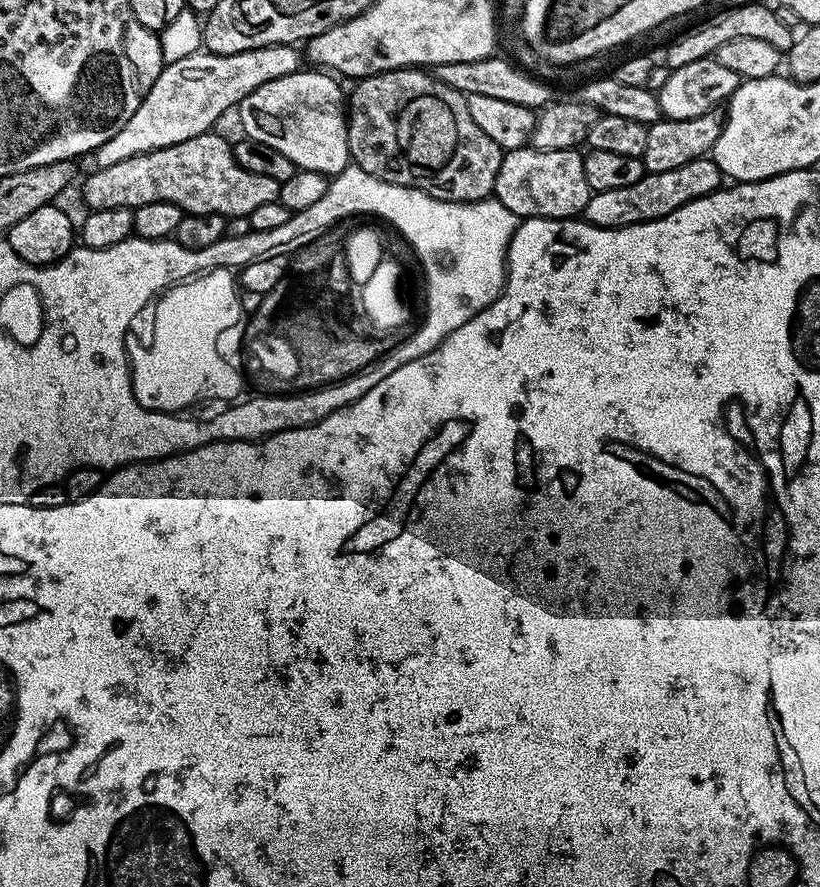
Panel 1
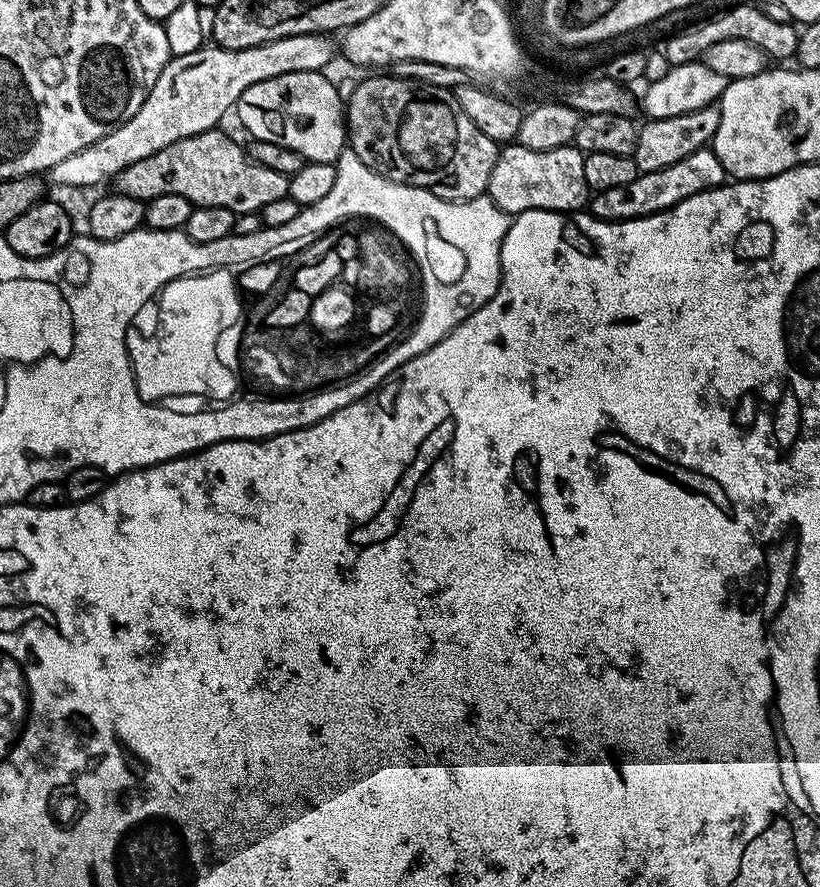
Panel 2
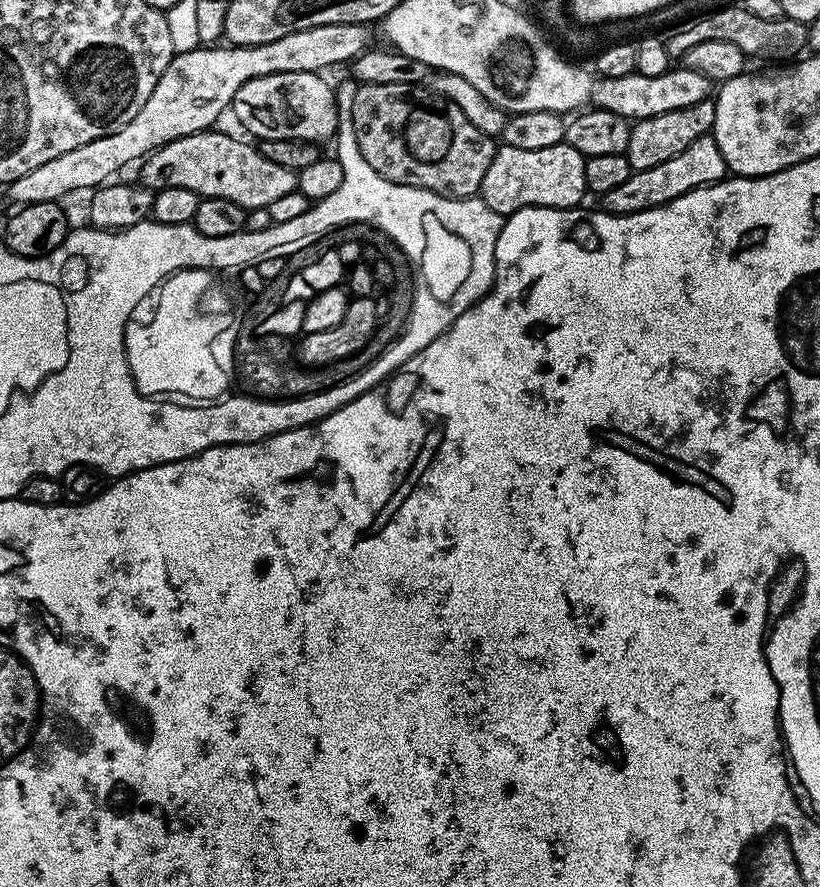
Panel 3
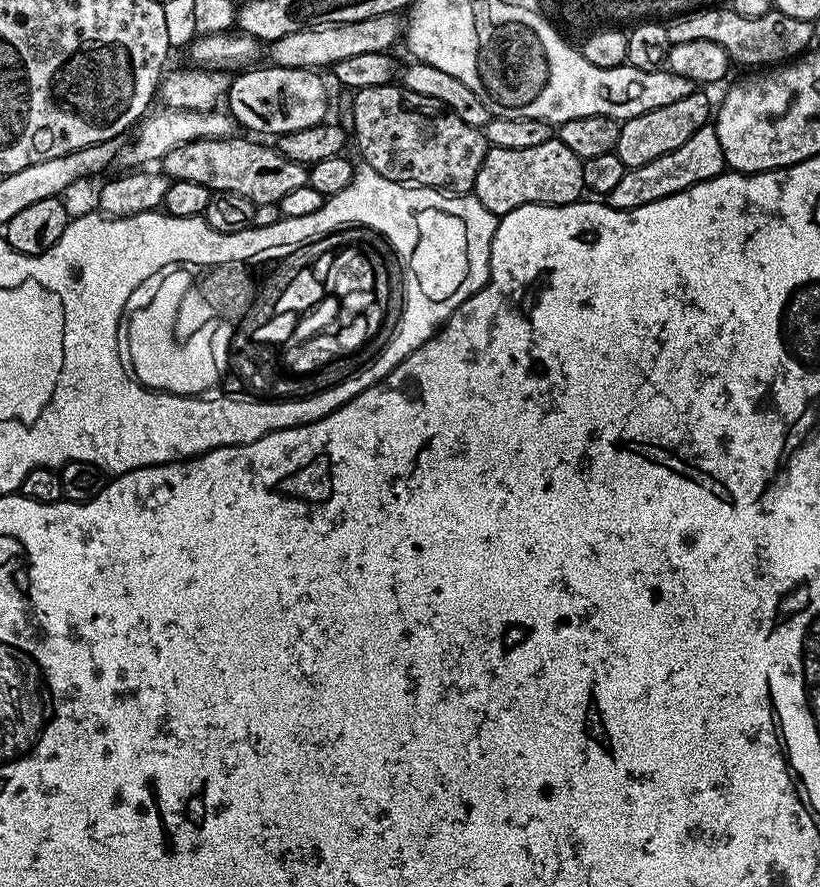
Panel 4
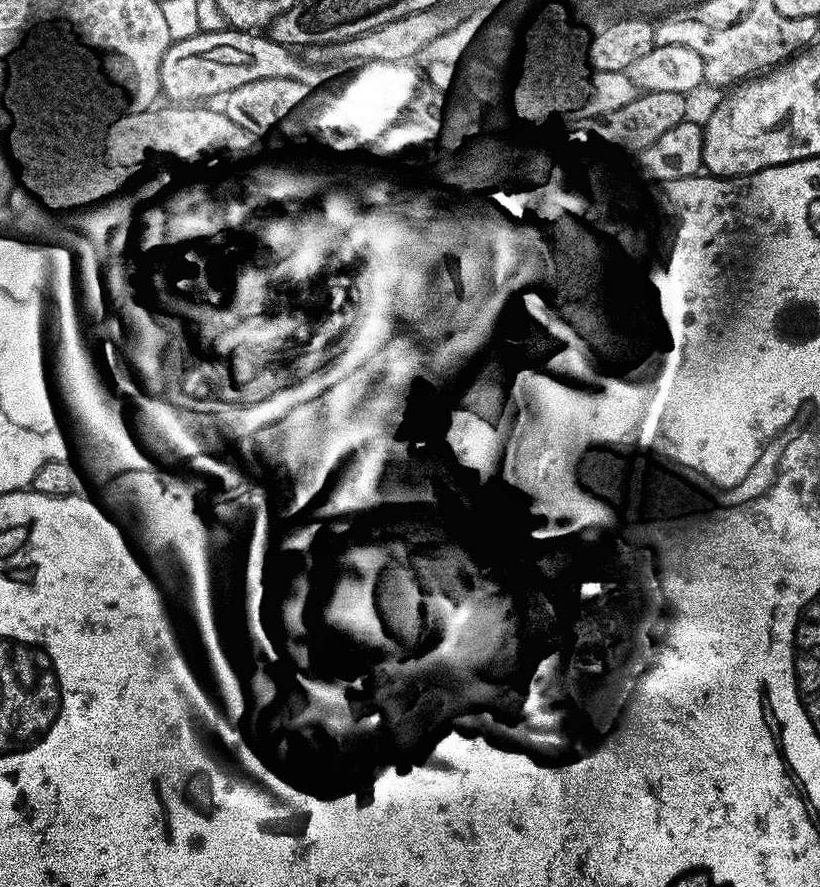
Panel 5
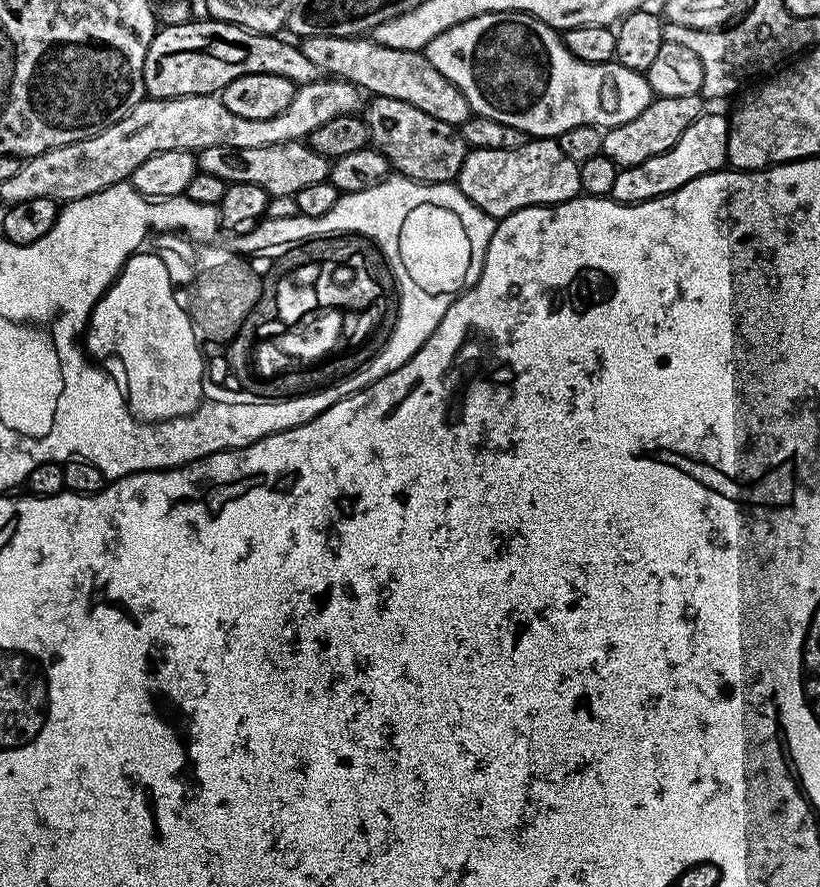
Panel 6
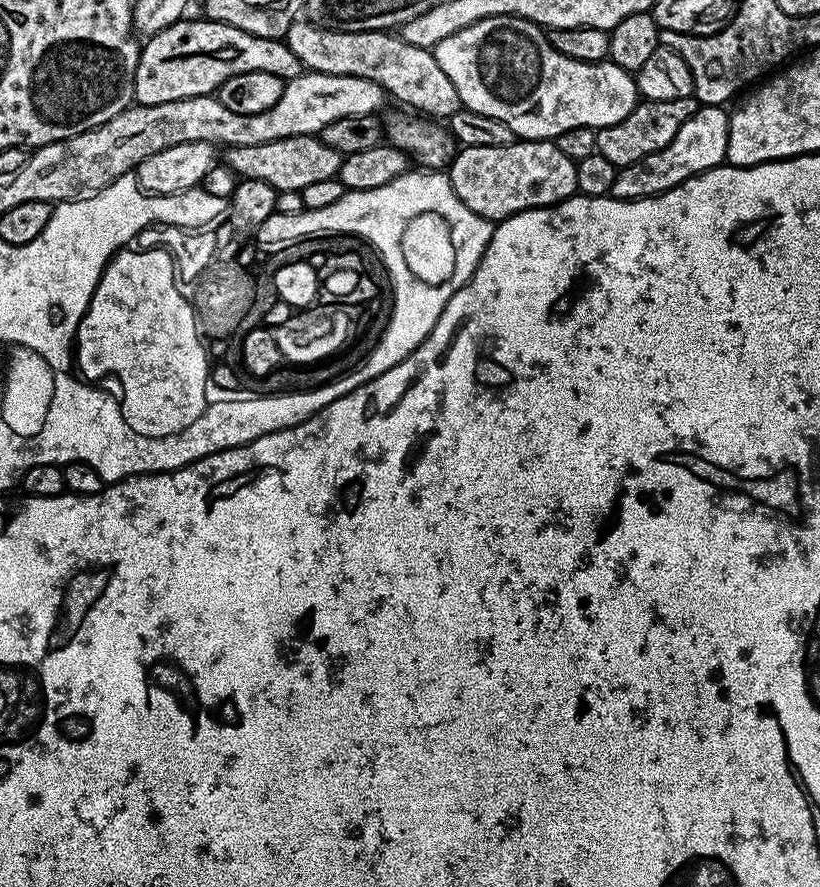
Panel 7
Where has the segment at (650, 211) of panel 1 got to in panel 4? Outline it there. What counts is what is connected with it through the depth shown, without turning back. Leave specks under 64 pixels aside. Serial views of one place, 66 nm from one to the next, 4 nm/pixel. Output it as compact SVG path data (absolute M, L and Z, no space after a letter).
M709 122L689 138L682 142L678 150L670 150L670 154L662 154L662 158L654 158L654 162L646 162L646 166L638 166L625 170L622 178L610 190L606 202L611 208L618 210L634 210L638 206L646 206L650 202L658 202L670 194L678 194L690 186L715 176L723 176L726 171L722 142L718 142L715 123Z

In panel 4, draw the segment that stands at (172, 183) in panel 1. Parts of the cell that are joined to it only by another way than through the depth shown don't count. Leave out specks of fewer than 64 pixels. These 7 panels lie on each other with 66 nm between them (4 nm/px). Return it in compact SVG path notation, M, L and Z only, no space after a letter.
M256 138L236 139L186 142L164 156L162 171L169 181L198 182L198 186L206 186L213 194L242 194L242 198L250 198L258 206L279 205L290 190L298 190L298 186L308 183L308 168L290 162L290 158L283 156L271 143L259 144Z

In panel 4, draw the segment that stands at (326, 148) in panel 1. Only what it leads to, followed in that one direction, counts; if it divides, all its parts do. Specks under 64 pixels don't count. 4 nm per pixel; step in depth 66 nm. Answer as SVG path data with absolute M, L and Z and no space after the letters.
M267 66L268 68L249 67L241 71L240 76L231 81L228 85L228 95L226 97L226 108L233 121L244 128L249 128L249 133L265 132L268 138L275 138L286 134L290 130L306 130L310 126L318 126L325 123L328 112L328 92L324 89L324 80L319 71L310 68L278 68Z

